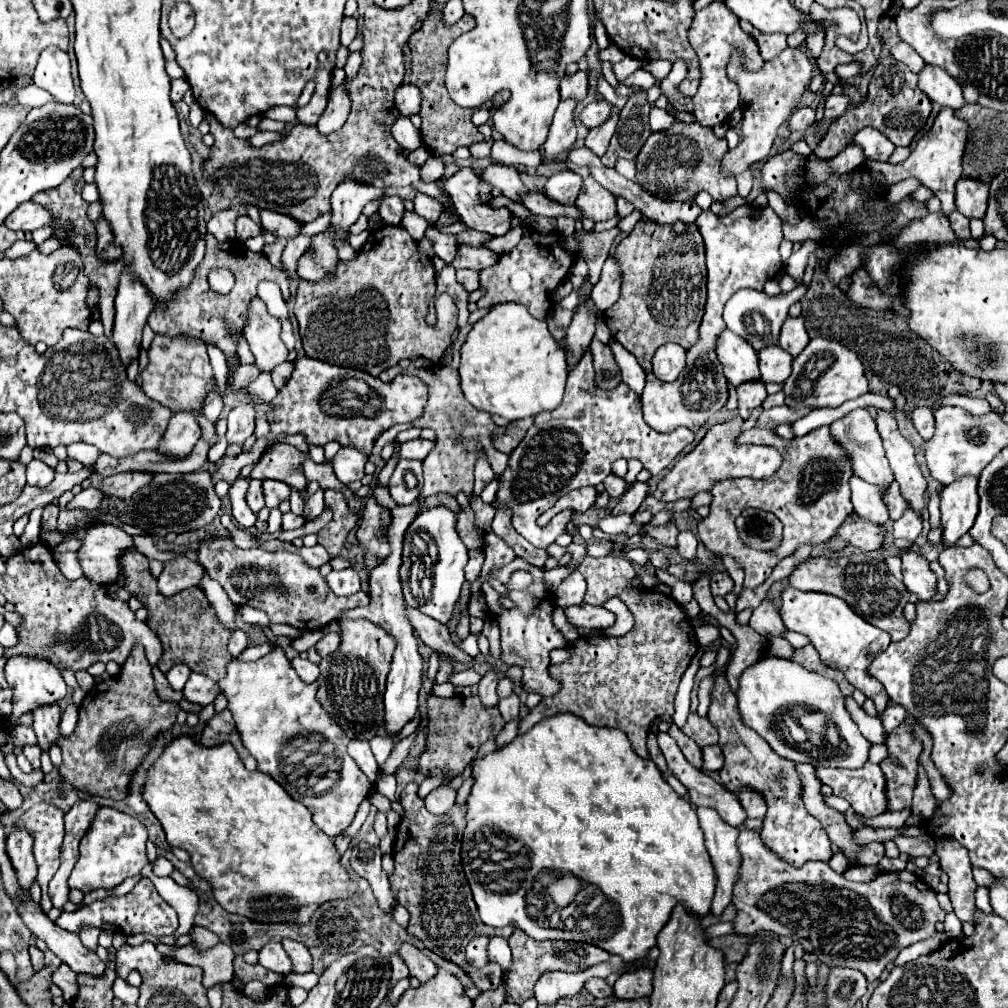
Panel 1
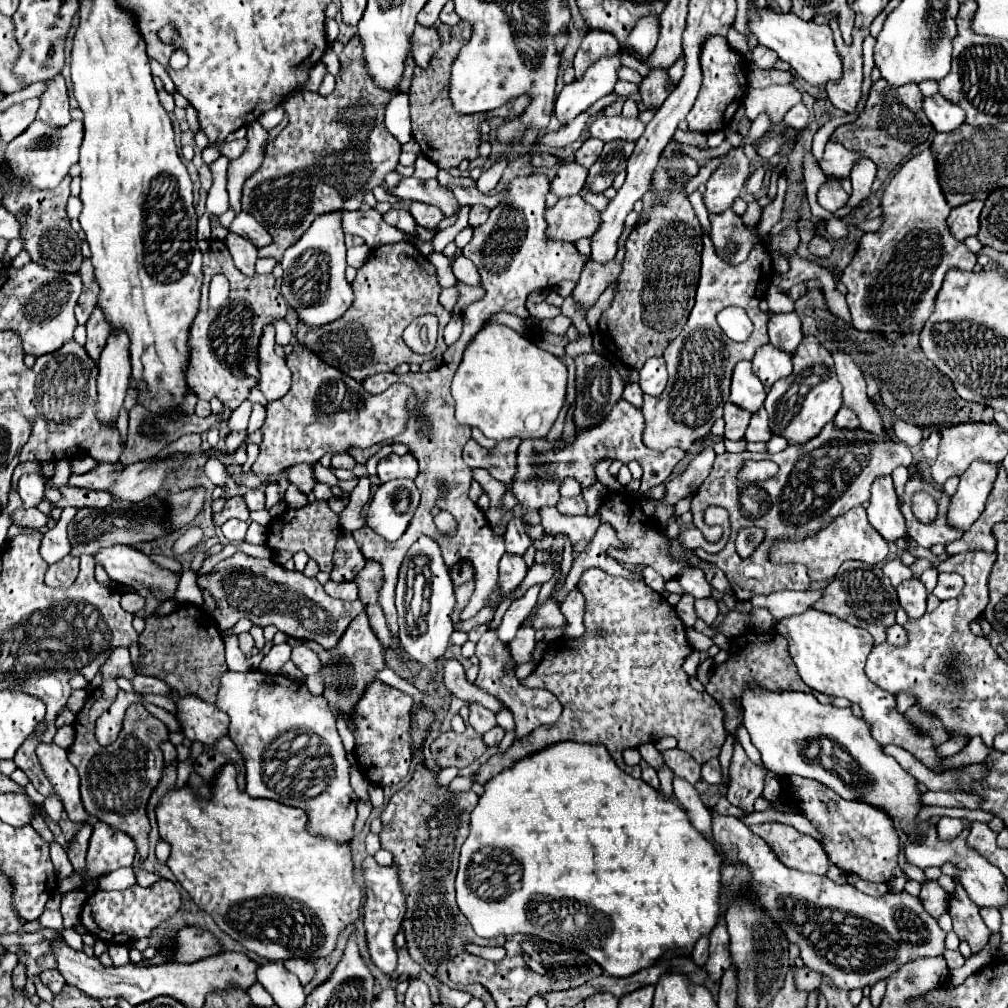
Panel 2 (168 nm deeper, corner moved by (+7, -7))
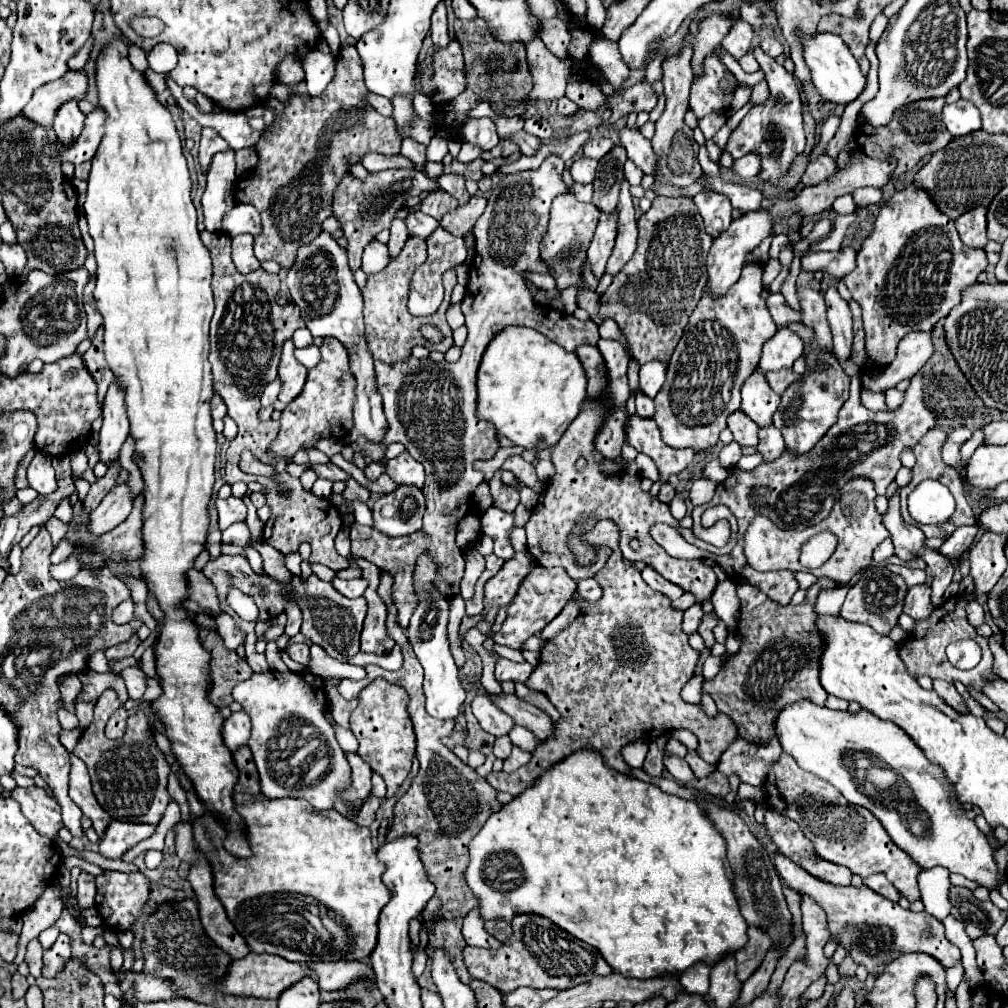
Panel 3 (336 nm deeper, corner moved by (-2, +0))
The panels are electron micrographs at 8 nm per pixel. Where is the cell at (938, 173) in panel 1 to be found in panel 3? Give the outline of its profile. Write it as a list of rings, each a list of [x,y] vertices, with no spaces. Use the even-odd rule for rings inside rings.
[[[913,184],[897,192],[879,212],[873,234],[863,242],[857,252],[857,266],[841,280],[853,294],[853,300],[863,308],[863,330],[865,330],[865,368],[869,372],[881,370],[893,362],[899,340],[913,330],[931,330],[941,318],[945,318],[963,296],[963,290],[971,286],[977,276],[987,268],[985,252],[979,248],[967,248],[953,220],[937,210],[929,194],[917,190]]]

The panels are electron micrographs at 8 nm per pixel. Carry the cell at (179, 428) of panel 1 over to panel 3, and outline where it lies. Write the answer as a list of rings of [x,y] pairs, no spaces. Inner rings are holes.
[[[125,482],[111,488],[101,500],[101,504],[89,514],[87,530],[93,536],[103,536],[105,532],[111,532],[115,526],[119,526],[129,516],[133,508],[131,504],[133,504],[131,494]]]

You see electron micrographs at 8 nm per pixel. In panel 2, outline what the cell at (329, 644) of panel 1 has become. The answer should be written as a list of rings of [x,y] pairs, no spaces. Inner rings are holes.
[[[306,645],[294,647],[290,659],[296,663],[296,667],[298,667],[304,675],[314,675],[314,673],[318,673],[320,667],[322,667],[318,655],[316,655],[312,649],[308,649]]]

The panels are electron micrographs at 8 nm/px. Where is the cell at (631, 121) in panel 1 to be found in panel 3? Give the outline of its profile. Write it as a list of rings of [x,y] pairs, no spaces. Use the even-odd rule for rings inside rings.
[[[615,146],[609,154],[605,154],[599,160],[597,178],[593,182],[595,194],[591,200],[599,208],[599,212],[605,212],[605,214],[615,212],[617,198],[619,198],[619,186],[623,180],[625,160],[627,160],[627,152],[623,146]]]

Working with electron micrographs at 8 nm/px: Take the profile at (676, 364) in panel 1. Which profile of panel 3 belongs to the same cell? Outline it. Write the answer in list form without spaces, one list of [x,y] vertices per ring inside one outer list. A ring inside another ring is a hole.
[[[657,360],[641,366],[641,370],[639,370],[641,392],[649,398],[655,398],[655,394],[661,390],[661,386],[665,382],[665,372],[667,372],[667,364],[661,364]]]

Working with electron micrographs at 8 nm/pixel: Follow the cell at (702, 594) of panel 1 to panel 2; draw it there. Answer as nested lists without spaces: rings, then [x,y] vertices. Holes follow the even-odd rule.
[[[682,595],[682,599],[680,599],[680,603],[676,605],[676,613],[678,613],[678,617],[682,619],[682,623],[686,625],[686,627],[692,627],[694,623],[696,623],[696,615],[694,615],[694,597],[692,595]]]

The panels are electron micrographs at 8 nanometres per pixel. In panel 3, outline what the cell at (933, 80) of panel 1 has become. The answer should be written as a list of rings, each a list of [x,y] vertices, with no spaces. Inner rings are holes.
[[[957,100],[955,104],[945,104],[943,122],[945,122],[945,128],[951,132],[951,136],[955,136],[955,138],[977,132],[981,128],[979,110],[967,100]]]

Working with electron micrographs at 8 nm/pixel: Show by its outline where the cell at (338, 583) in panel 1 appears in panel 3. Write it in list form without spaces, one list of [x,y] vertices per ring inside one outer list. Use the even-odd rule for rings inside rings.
[[[335,578],[331,584],[333,584],[333,588],[337,592],[341,592],[347,598],[359,598],[359,596],[363,596],[363,592],[367,588],[367,580],[363,580],[363,578],[359,578],[359,580],[341,580],[341,578]]]

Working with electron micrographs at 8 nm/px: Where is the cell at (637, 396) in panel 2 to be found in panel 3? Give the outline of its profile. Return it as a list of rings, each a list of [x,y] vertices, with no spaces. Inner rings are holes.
[[[639,392],[635,396],[635,404],[637,404],[637,416],[641,416],[641,418],[653,418],[655,416],[653,400],[649,400],[643,392]]]

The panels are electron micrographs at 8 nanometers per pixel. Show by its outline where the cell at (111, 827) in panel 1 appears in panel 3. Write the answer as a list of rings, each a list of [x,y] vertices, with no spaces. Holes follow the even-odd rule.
[[[111,822],[99,844],[99,854],[105,858],[121,858],[129,848],[149,838],[155,832],[151,824],[131,824],[131,822]]]

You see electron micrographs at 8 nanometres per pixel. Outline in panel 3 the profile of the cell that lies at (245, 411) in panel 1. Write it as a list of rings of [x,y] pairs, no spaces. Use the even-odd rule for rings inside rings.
[[[275,378],[275,380],[265,388],[263,398],[261,398],[261,406],[269,406],[269,404],[273,404],[273,402],[277,400],[277,396],[279,396],[279,390],[281,390],[281,380]]]

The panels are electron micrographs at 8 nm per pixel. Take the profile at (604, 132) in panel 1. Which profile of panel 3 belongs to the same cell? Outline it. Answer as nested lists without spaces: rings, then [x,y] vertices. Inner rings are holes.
[[[591,138],[583,146],[583,154],[589,158],[595,158],[595,160],[601,160],[601,156],[605,156],[611,148],[613,148],[613,142],[609,138]]]

